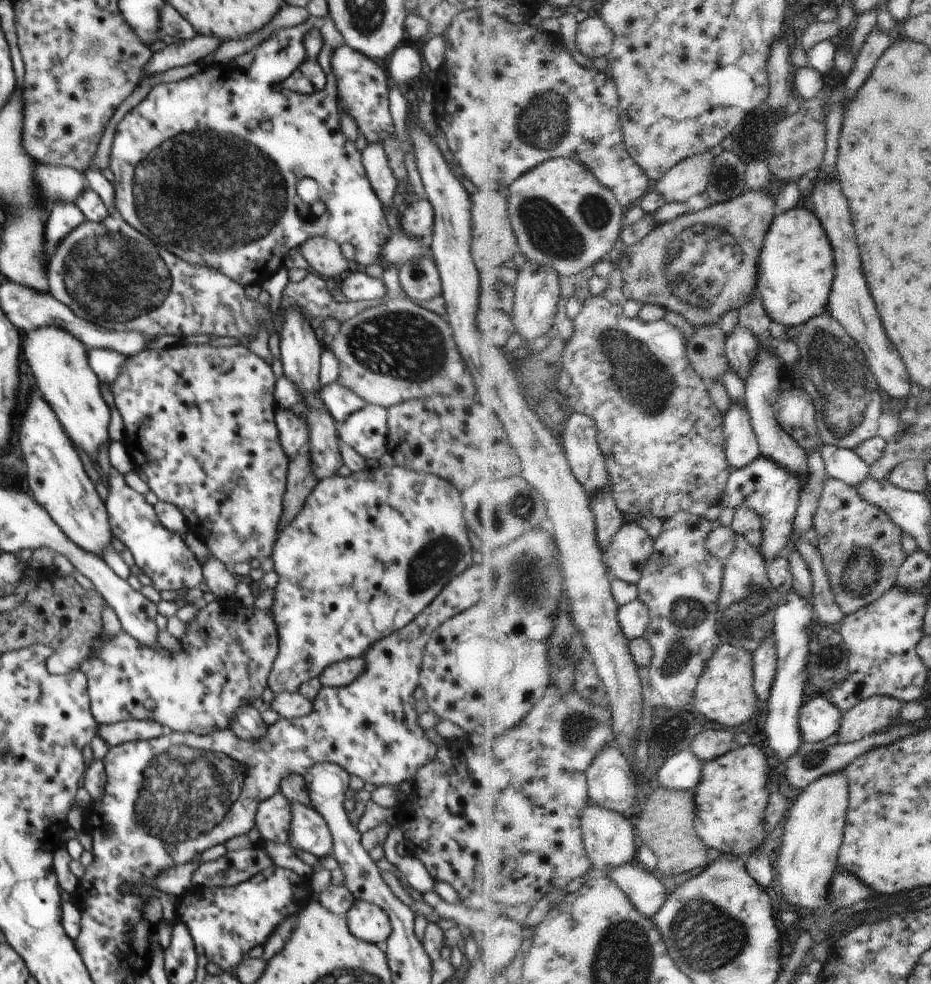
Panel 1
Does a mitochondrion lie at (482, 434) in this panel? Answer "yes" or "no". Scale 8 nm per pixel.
no

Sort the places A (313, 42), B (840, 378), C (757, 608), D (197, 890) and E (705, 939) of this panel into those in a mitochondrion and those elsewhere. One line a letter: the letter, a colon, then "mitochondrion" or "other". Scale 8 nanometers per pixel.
A: mitochondrion
B: mitochondrion
C: mitochondrion
D: other
E: mitochondrion

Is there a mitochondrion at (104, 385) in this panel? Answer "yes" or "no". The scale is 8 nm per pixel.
no

